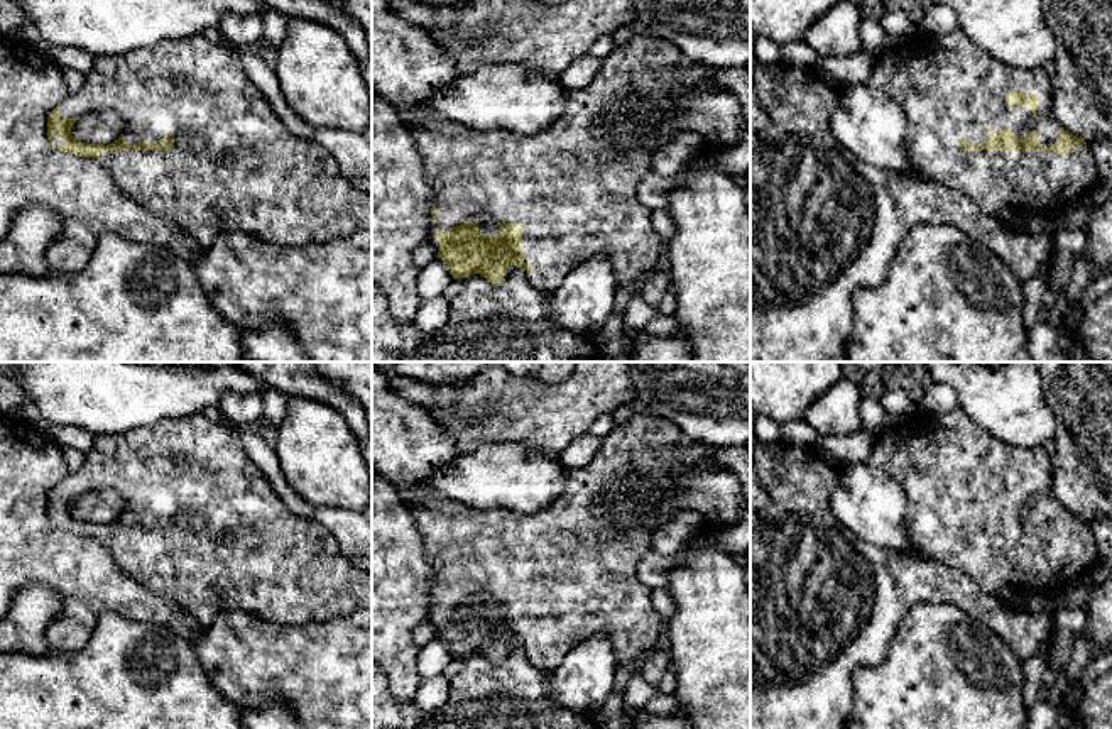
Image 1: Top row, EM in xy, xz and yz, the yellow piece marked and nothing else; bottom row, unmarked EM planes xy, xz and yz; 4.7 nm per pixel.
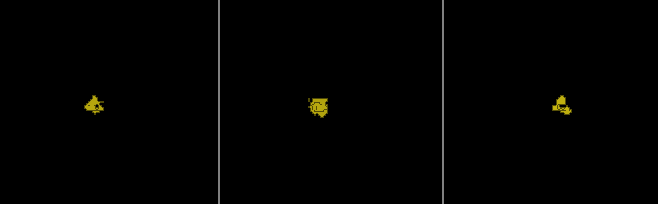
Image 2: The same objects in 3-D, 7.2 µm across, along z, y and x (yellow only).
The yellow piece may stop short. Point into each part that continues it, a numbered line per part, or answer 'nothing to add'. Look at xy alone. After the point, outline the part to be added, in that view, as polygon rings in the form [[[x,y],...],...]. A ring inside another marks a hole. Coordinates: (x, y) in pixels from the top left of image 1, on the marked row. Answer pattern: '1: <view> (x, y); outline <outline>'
1: xy (235, 168); outline [[[196,34],[183,39],[169,39],[162,41],[154,47],[139,49],[118,56],[100,56],[95,58],[95,64],[88,74],[84,74],[84,83],[79,91],[69,95],[59,105],[59,120],[81,117],[88,113],[98,113],[103,110],[113,110],[125,120],[123,139],[128,145],[137,142],[157,142],[164,135],[174,135],[174,149],[172,151],[106,151],[101,152],[101,162],[112,173],[118,189],[139,201],[144,208],[152,213],[167,217],[183,227],[203,249],[208,249],[218,235],[225,232],[242,232],[247,235],[253,235],[260,240],[275,244],[279,247],[301,247],[311,242],[328,242],[336,237],[352,235],[358,228],[372,230],[372,195],[355,188],[350,181],[346,181],[336,159],[321,147],[318,142],[309,142],[301,137],[292,135],[286,125],[279,120],[275,112],[272,110],[267,98],[262,91],[248,79],[245,69],[238,59],[238,56],[225,46],[213,44],[204,39],[203,34]]]

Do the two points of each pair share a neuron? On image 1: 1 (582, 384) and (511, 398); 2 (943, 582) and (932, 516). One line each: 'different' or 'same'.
1: same
2: different

